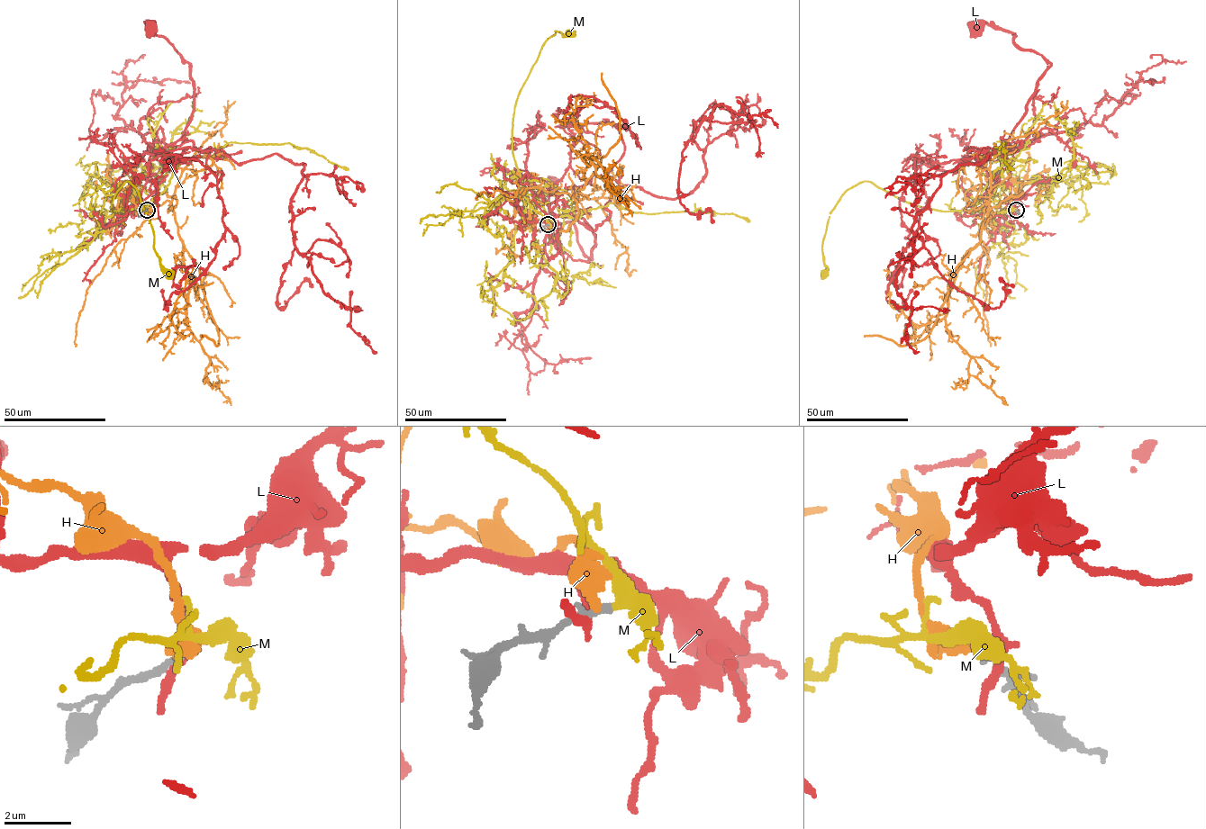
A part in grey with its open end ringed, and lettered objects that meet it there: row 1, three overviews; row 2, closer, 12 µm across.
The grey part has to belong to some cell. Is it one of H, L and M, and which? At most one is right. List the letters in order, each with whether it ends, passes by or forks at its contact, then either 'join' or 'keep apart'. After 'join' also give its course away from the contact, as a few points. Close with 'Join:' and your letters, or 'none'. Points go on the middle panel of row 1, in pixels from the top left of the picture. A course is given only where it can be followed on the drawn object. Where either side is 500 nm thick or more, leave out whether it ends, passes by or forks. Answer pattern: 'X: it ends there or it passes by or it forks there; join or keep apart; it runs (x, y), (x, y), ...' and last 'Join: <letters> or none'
H: it ends there; keep apart
L: it passes by; keep apart
M: it passes by; join; it runs (548, 224), (521, 193), (521, 179), (512, 149), (514, 107), (544, 42), (555, 31), (565, 36), (571, 33)
Join: M

